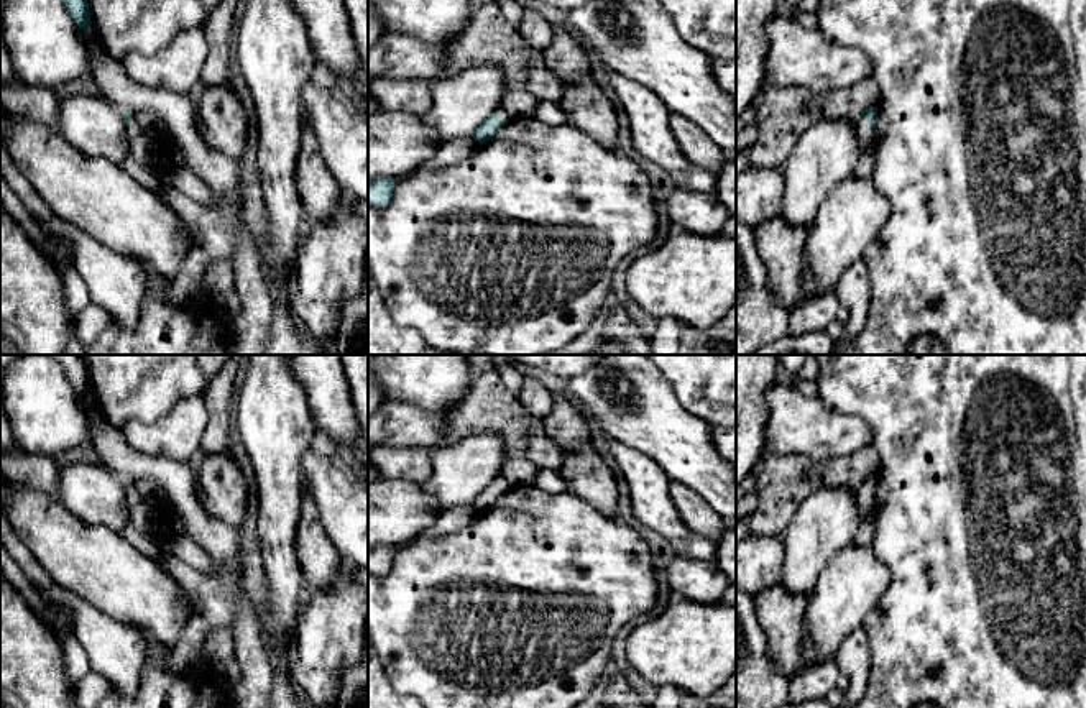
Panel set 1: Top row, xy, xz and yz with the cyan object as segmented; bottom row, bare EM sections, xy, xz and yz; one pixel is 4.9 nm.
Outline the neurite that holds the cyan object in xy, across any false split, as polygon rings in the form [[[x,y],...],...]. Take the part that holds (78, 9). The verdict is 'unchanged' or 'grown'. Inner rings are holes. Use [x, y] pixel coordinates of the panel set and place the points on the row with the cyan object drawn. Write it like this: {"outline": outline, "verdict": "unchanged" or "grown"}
{"outline": [[[62,0],[69,15],[74,18],[77,26],[85,33],[90,30],[90,11],[87,0]]], "verdict": "unchanged"}

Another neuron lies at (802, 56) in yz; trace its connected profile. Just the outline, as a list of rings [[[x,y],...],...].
[[[777,13],[766,23],[769,51],[766,56],[766,79],[775,87],[800,85],[813,92],[851,89],[856,82],[872,77],[871,61],[854,48],[826,39],[820,28],[805,28],[792,13]]]

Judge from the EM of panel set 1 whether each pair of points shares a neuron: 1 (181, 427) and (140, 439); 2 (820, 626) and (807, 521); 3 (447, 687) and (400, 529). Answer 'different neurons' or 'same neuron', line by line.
1: same neuron
2: same neuron
3: different neurons

